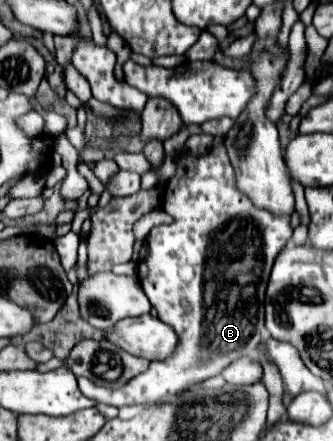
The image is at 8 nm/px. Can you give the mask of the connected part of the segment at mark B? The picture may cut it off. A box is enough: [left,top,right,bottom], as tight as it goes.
[78,144,292,406]

